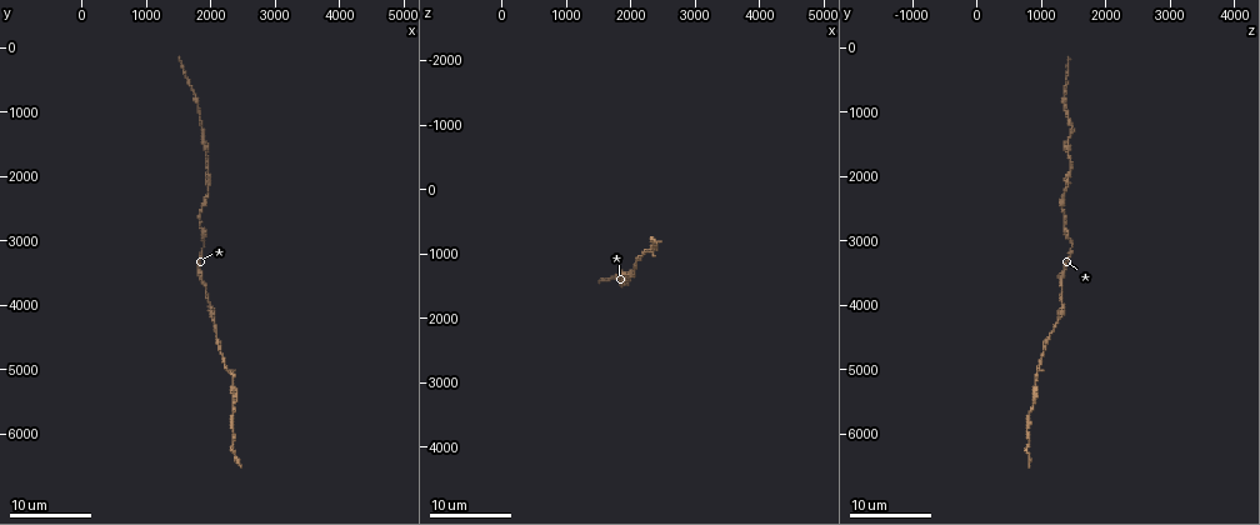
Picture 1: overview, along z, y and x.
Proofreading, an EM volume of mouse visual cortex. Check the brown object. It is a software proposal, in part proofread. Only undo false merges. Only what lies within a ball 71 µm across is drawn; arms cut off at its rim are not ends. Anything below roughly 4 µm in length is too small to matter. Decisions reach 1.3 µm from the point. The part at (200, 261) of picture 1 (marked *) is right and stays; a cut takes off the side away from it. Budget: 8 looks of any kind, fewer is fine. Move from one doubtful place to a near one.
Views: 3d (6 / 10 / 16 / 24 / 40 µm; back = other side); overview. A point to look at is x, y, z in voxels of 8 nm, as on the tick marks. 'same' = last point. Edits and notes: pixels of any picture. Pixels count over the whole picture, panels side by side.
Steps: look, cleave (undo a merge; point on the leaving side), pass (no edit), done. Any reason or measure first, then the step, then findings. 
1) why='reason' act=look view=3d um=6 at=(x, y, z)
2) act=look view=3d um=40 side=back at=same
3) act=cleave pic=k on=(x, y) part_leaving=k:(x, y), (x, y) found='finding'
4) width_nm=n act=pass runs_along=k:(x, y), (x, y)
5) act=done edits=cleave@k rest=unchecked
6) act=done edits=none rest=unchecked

why='calibre changes' act=look view=3d um=16 at=(1800, 2800, 1400)

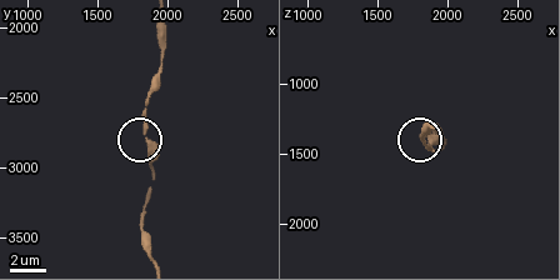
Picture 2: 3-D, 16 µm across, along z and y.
act=look view=3d um=6 at=same

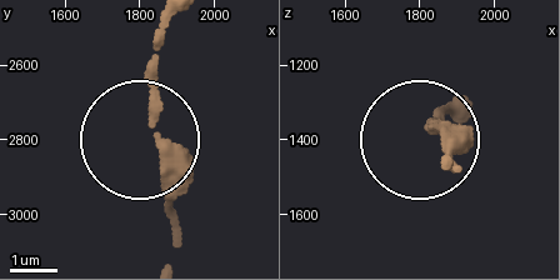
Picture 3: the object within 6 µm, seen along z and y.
act=pass runs_along=3:(173, 249), (176, 178), (153, 130), (161, 23) found='continuous, no second neuron'

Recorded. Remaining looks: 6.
why='sudden change in width' act=look view=3d um=16 at=(2000, 4200, 1300)

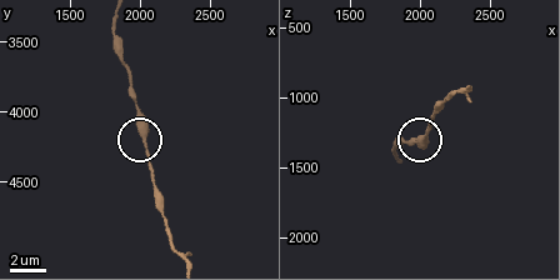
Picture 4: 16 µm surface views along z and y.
act=look view=3d um=10 at=(2040, 4260, 1280)

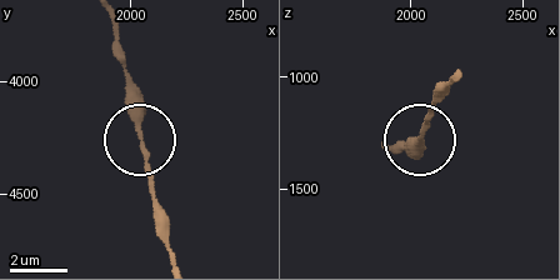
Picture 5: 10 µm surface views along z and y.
act=pass found='all the same neuron'

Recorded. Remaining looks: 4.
why='thick turns thin' act=look view=3d um=24 at=(2400, 5500, 850)

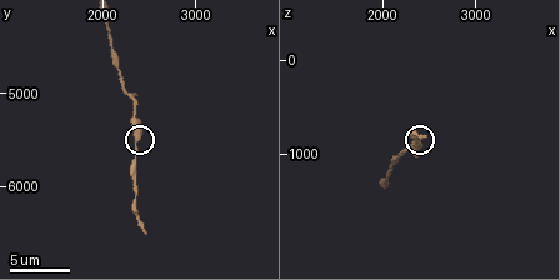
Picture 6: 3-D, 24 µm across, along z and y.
act=look view=3d um=10 at=(2350, 5500, 900)

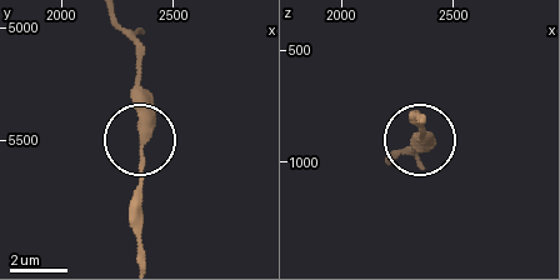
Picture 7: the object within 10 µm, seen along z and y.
act=look view=3d um=6 at=(2380, 5490, 890)

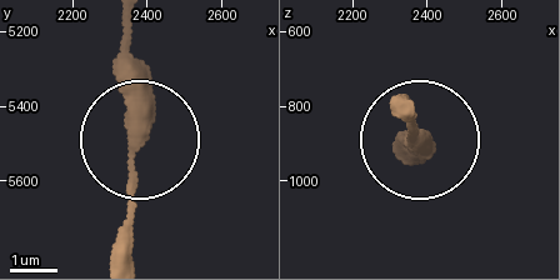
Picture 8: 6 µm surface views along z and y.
act=pass runs_along=8:(128, 21), (128, 249) found='all the same neuron'

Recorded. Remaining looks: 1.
act=done edits=none rest=unchecked

